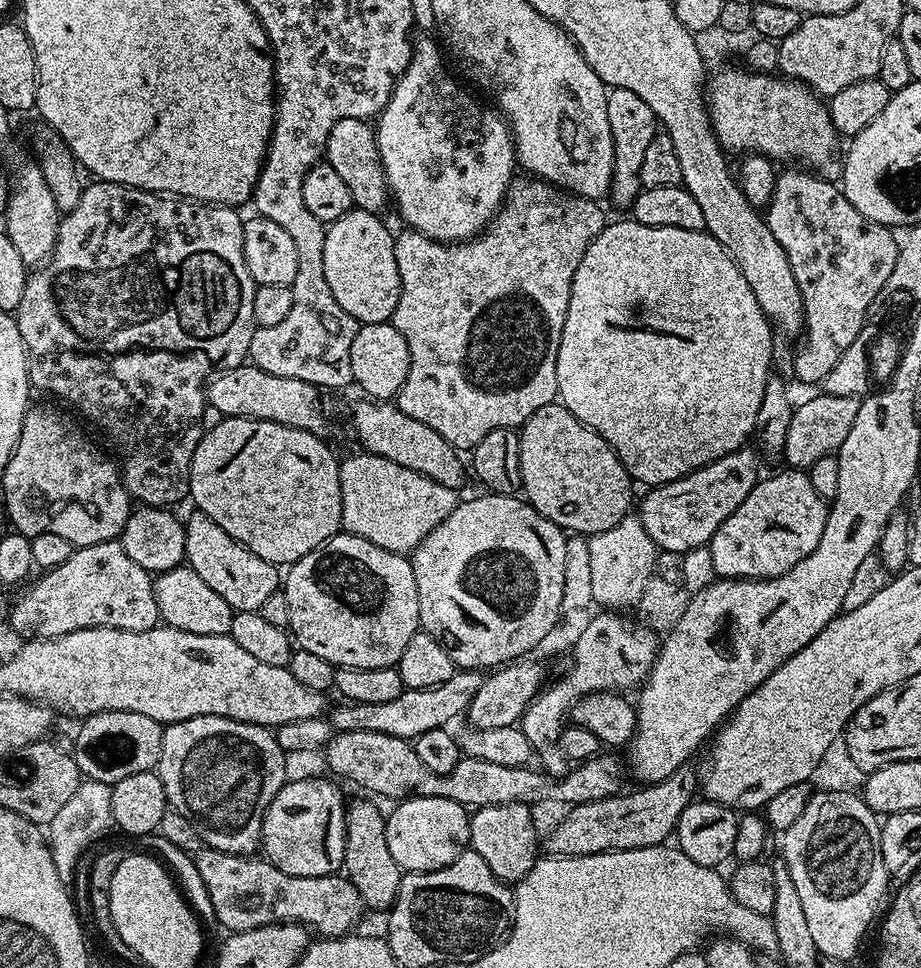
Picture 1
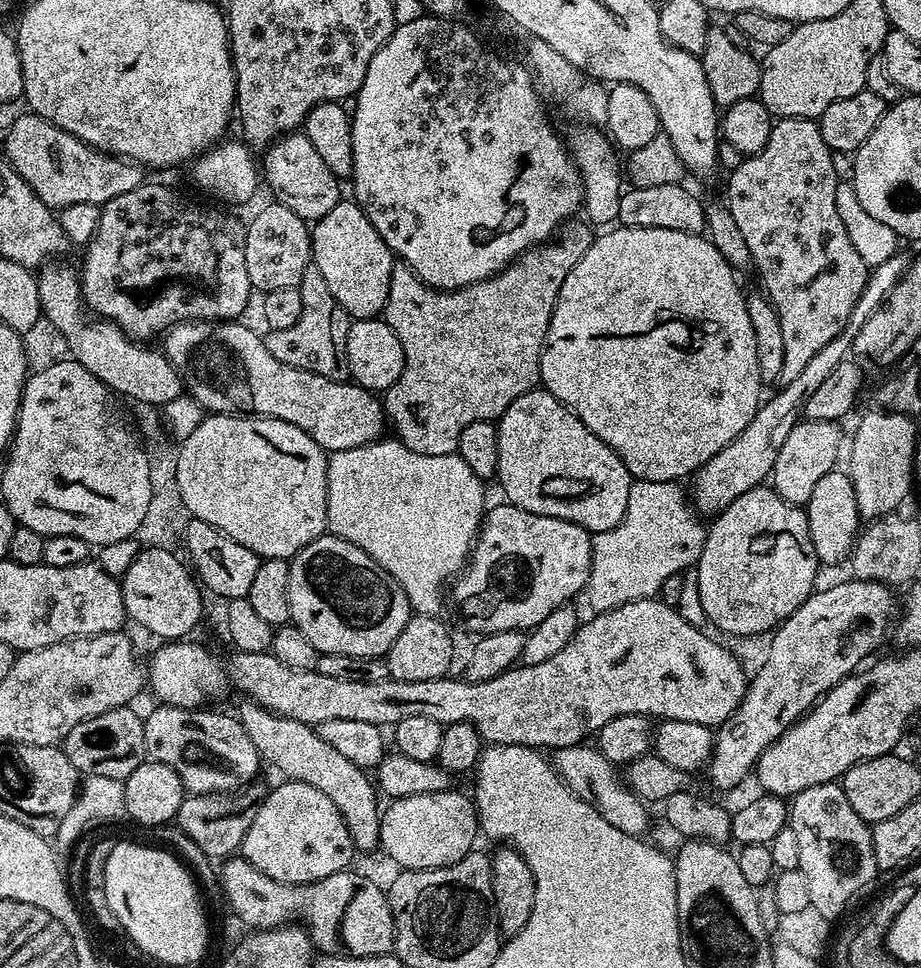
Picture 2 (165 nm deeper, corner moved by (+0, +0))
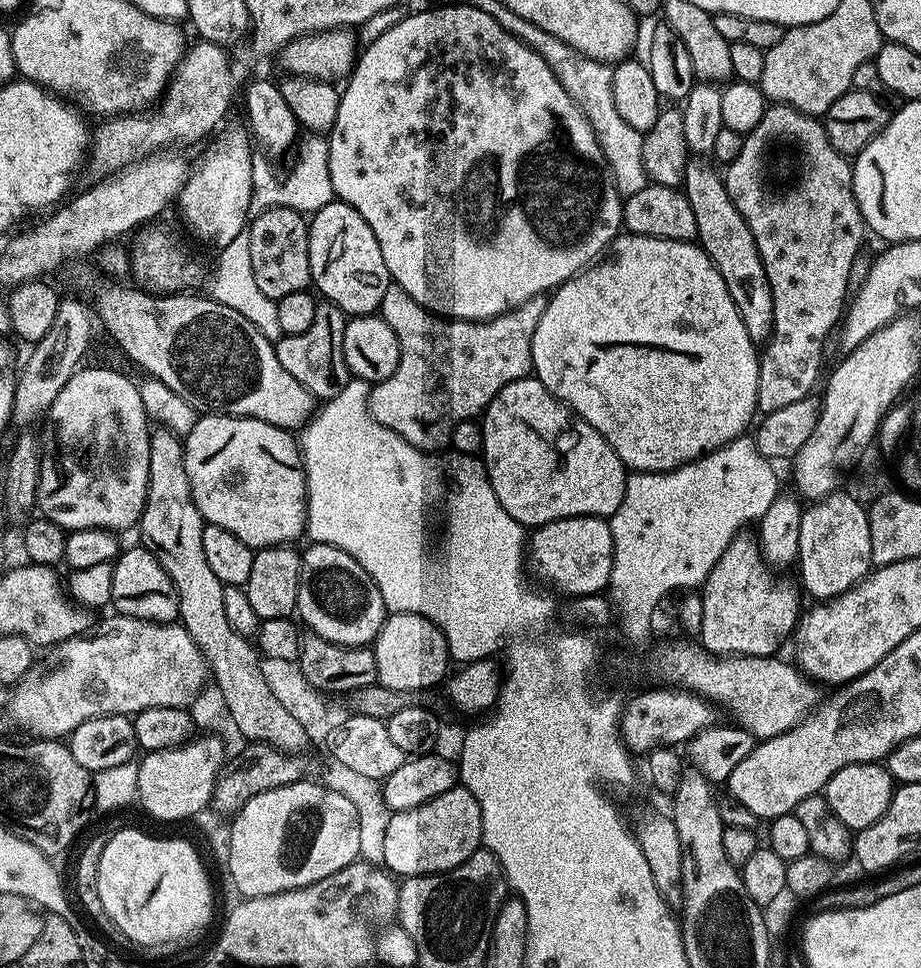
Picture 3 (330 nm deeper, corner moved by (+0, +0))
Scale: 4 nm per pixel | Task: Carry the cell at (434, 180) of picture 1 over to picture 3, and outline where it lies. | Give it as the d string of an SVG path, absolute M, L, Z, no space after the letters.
M475 3L428 8L390 25L365 52L363 49L359 53L346 83L348 85L340 92L338 118L334 118L332 131L326 136L335 199L344 201L366 218L366 226L374 230L374 238L378 238L378 246L382 246L382 258L386 261L391 283L406 290L414 302L437 316L479 322L513 312L527 300L543 297L583 272L621 231L622 197L606 162L606 154L602 154L602 146L598 146L596 131L584 117L583 110L572 101L570 94L566 94L554 70L546 66L534 49L498 26L498 22Z

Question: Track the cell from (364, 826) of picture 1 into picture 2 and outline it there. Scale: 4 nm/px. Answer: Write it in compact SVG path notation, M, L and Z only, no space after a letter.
M244 702L238 711L238 719L246 734L250 734L250 742L254 742L261 761L268 763L269 760L281 772L281 777L322 790L322 794L338 806L338 814L342 814L346 830L350 830L352 846L357 853L380 848L382 808L376 805L378 792L365 769L354 766L354 762L349 762L343 754L338 754L338 750L322 742L313 725L294 722L294 718L275 716L260 704Z

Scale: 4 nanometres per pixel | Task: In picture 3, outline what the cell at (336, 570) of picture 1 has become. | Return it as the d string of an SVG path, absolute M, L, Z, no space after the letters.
M315 542L309 543L307 546L309 548L303 549L300 557L300 585L296 599L296 612L302 624L302 619L304 619L303 627L311 635L321 636L342 646L359 648L371 645L380 632L381 626L384 625L386 615L378 586L366 574L366 570L362 570L362 566L358 566L358 562L354 562L354 558L350 558L350 554L346 554L346 550L335 548L333 544Z

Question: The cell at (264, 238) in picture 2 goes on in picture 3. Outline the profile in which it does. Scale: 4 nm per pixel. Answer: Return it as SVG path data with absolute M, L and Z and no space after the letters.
M268 208L251 217L250 227L247 229L250 238L250 267L254 269L254 282L258 282L258 290L262 290L266 298L278 301L286 298L286 294L303 292L312 284L308 226L305 213L295 212L293 208Z

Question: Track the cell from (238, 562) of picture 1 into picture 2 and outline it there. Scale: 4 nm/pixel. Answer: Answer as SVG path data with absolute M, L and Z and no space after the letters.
M189 519L184 527L183 546L188 551L187 559L198 577L199 583L207 591L209 588L214 595L221 596L221 601L224 602L243 600L247 597L250 585L254 583L254 573L258 571L261 562L261 557L256 556L254 550L246 550L246 546L242 546L242 542L234 542L234 538L230 538L219 532L214 526L210 526L210 522L194 519Z

